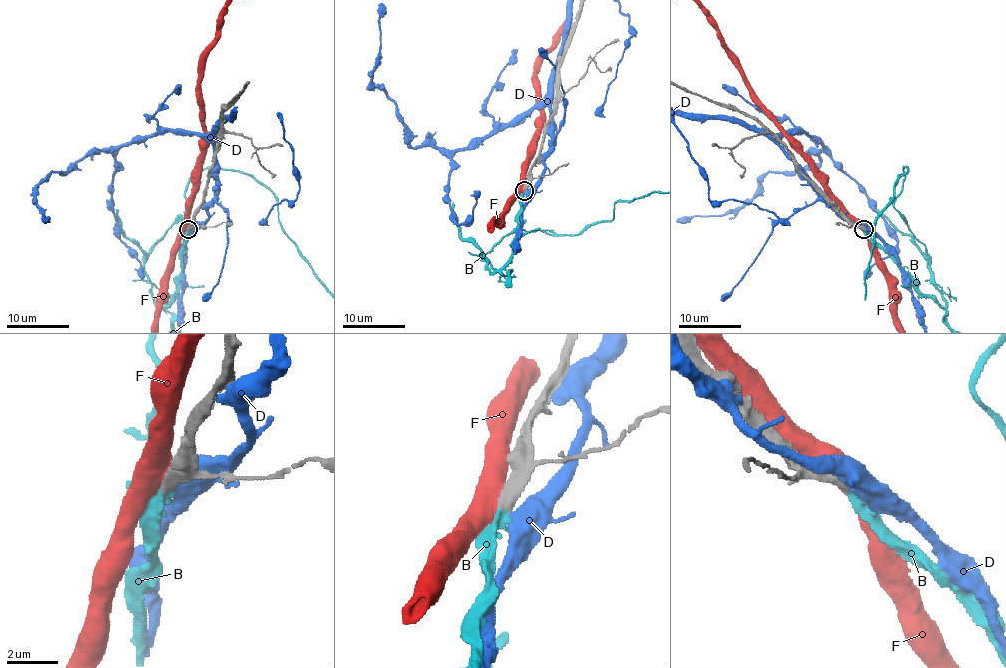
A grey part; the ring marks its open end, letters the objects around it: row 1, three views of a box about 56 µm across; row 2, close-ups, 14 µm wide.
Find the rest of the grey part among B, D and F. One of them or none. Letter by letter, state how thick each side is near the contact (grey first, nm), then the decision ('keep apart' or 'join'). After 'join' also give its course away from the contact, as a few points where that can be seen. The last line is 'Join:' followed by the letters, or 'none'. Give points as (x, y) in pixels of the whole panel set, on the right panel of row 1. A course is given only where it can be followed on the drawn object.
B: 600/440 nm | join
D: 600/750 nm | keep apart
F: 650/750 nm | keep apart
Join: B

